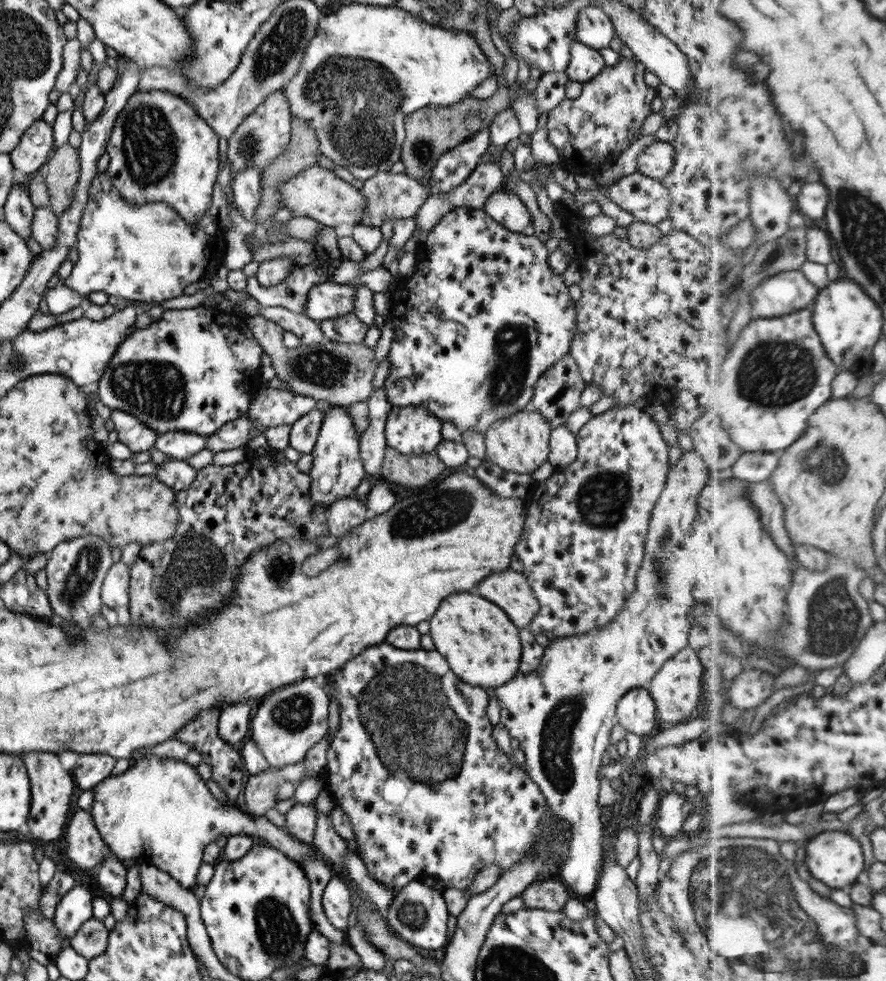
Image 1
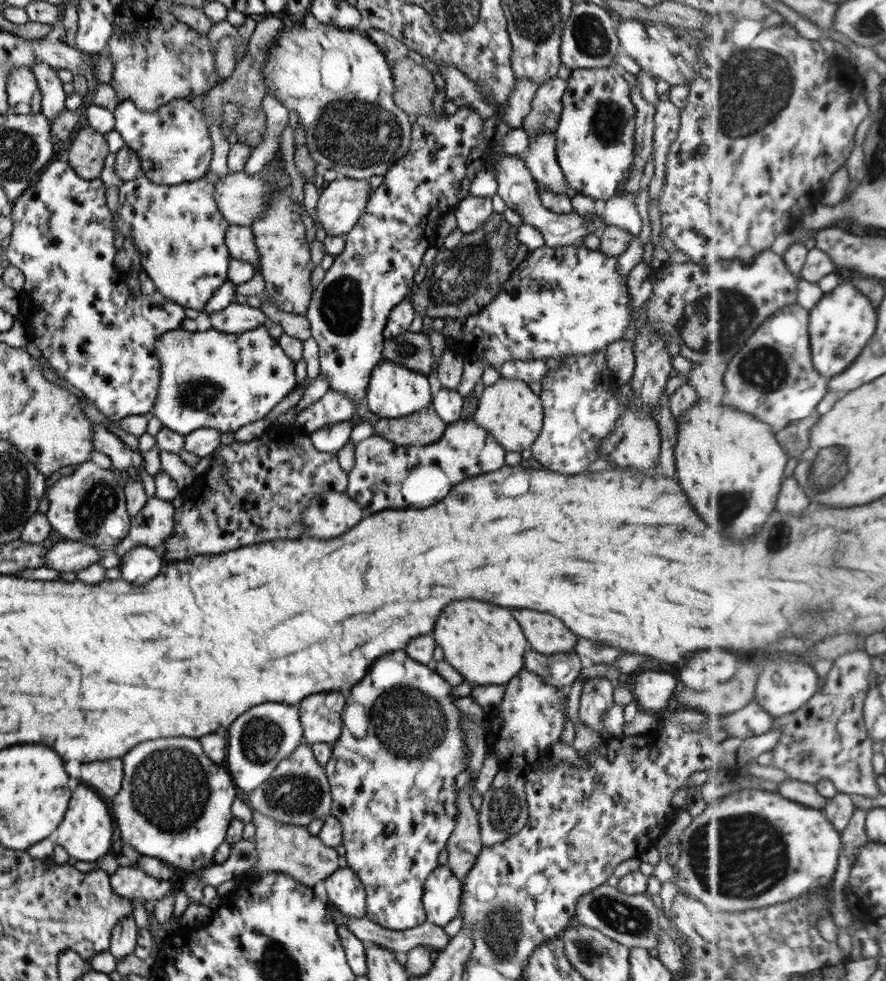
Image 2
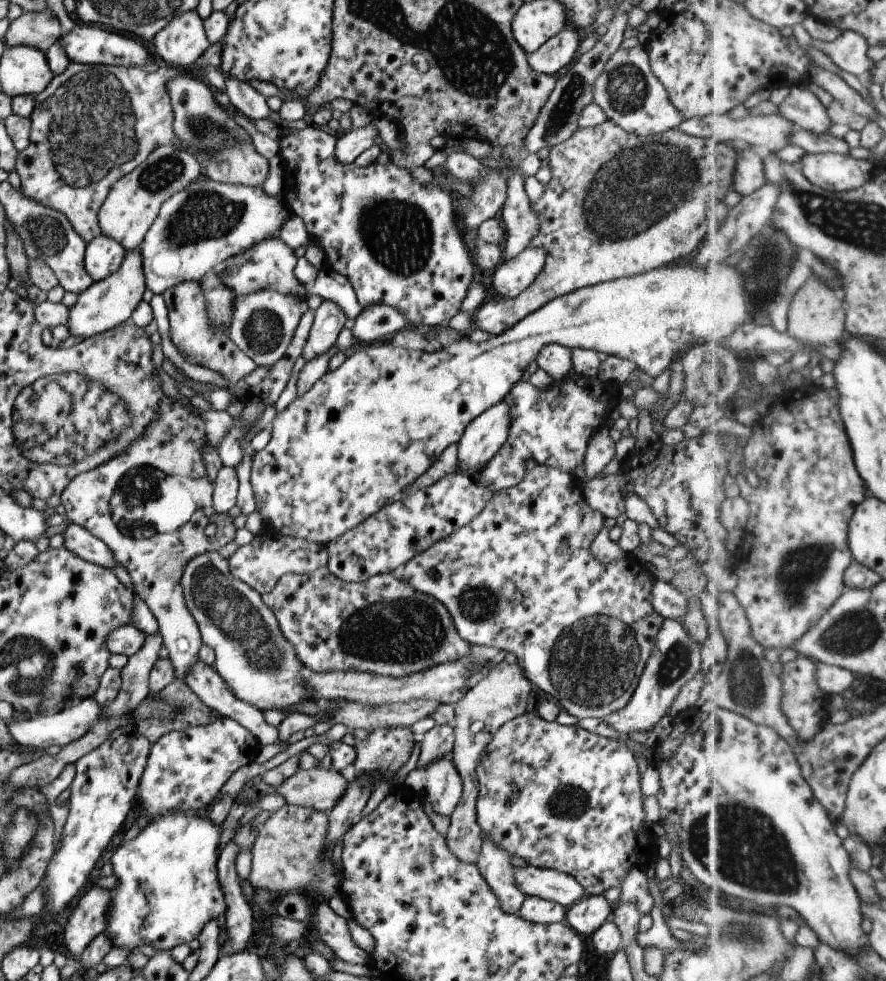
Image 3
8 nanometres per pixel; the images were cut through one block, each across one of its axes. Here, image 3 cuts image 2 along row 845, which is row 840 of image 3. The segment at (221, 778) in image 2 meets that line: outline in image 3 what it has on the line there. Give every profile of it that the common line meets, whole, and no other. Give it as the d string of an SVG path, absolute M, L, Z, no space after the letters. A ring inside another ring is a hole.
M170 813L140 829L134 840L123 842L110 858L113 874L118 878L118 886L110 892L110 912L106 934L116 948L126 948L131 952L144 944L156 950L172 950L178 944L189 944L199 938L200 932L210 920L217 920L226 912L226 898L218 882L217 864L222 828L216 826L206 813Z

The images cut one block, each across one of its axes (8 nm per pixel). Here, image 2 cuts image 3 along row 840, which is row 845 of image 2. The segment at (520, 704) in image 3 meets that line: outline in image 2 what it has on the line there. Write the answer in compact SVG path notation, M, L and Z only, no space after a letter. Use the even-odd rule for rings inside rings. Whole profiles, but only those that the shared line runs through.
M474 785L458 790L459 815L446 845L447 865L460 880L472 870L484 847L479 831L479 813L470 802L470 793L475 789Z

